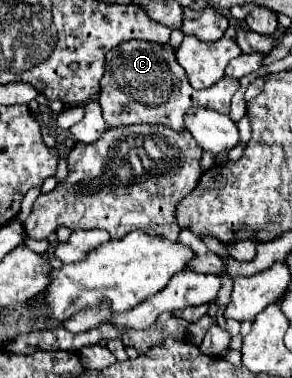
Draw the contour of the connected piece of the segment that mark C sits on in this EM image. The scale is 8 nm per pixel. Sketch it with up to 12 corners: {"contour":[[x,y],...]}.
{"contour":[[126,41],[106,53],[108,127],[184,131],[190,109],[230,113],[240,81],[196,90],[174,47]]}

